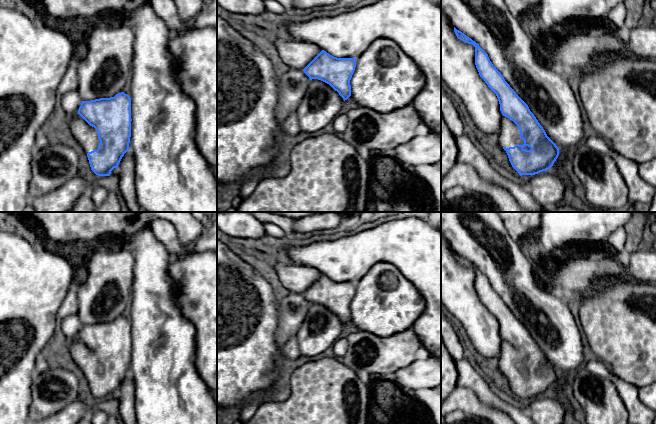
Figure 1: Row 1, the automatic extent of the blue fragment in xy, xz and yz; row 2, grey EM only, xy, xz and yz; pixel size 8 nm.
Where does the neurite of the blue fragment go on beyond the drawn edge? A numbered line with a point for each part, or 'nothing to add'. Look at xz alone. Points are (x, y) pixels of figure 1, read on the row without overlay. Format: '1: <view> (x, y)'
1: xz (297, 278)

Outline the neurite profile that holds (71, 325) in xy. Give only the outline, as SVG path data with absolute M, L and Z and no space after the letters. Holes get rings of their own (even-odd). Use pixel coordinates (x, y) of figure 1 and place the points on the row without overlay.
M77 314L69 315L59 320L59 324L66 341L78 337L78 333L83 325Z

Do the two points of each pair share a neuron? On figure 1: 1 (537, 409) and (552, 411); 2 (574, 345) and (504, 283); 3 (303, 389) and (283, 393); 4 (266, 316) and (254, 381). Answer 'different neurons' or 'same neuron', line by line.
1: same neuron
2: same neuron
3: different neurons
4: same neuron

